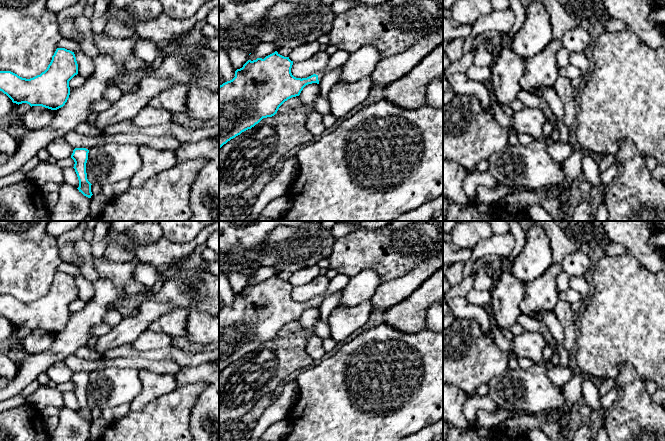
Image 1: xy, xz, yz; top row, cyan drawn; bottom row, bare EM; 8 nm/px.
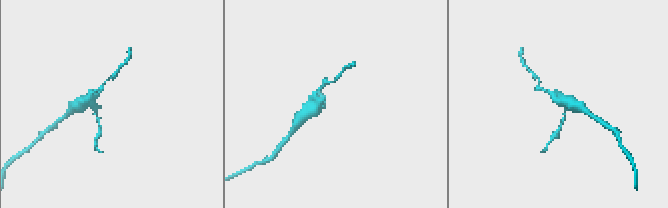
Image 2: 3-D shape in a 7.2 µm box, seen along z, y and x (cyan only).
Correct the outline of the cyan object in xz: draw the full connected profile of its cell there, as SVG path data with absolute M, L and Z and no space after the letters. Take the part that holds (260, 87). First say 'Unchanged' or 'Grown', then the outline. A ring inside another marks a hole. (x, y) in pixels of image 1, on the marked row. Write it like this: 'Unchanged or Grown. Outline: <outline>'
Grown. Outline: M337 50L330 56L328 65L323 71L319 71L307 78L296 78L291 73L293 61L289 57L280 55L277 51L266 56L264 59L248 60L242 68L235 71L235 77L219 86L219 149L231 139L242 132L251 129L263 118L274 116L279 107L288 99L299 96L303 88L312 83L319 84L323 76L342 65L348 60L350 54L346 51Z

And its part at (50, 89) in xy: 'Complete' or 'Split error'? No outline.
Complete

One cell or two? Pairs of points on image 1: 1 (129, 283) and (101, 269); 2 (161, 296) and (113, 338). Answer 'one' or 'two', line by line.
1: one
2: two

